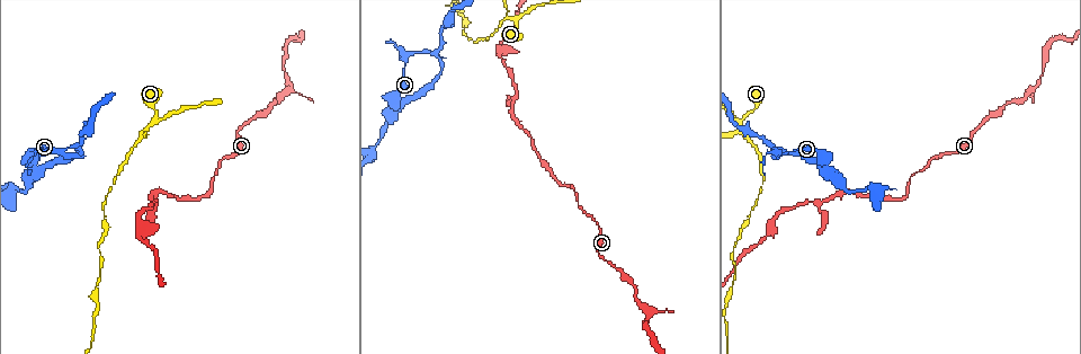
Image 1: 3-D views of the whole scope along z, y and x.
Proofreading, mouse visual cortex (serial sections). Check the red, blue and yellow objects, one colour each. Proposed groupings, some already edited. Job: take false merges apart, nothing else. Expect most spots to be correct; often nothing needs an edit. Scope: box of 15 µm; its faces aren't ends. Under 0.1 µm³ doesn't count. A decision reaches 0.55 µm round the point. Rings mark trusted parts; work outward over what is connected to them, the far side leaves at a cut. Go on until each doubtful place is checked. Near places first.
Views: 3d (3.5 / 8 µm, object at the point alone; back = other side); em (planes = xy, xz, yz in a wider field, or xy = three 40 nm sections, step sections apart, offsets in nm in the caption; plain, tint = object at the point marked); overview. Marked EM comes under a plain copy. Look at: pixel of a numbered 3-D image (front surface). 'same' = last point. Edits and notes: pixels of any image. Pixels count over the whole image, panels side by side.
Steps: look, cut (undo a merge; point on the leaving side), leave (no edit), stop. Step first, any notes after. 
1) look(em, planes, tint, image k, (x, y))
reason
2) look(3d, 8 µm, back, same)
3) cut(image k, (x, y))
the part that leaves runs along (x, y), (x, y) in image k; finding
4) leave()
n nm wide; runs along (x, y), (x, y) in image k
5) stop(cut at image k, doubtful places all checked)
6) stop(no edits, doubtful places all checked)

look(3d, 3.5 µm, image 1, (514, 21))
thick turns thin

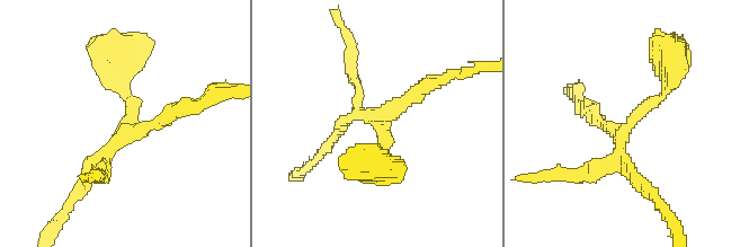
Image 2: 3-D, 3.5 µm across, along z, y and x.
look(em, planes, tint, image 2, (380, 121))
4 arms; arms of 150, 150, 200, 200 nm

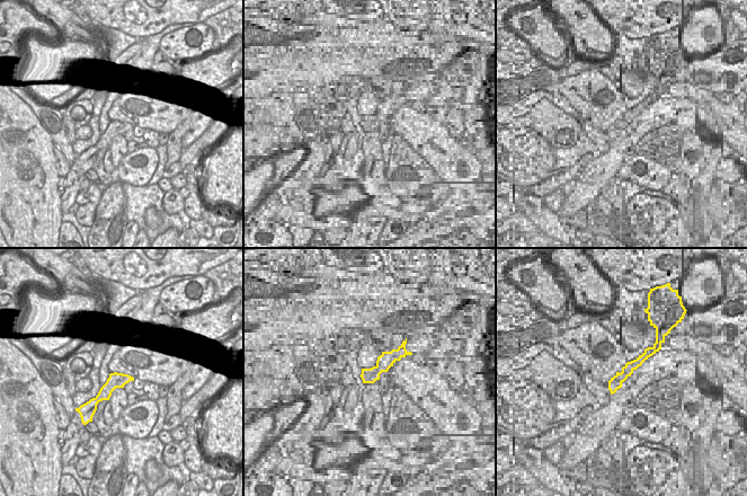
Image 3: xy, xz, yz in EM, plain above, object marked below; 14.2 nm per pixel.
leave()
220 nm wide; runs along (122, 71), (132, 120), (83, 178) in image 2; one cell here

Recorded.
look(3d, 3.5 µm, image 1, (827, 168))
sharp bend

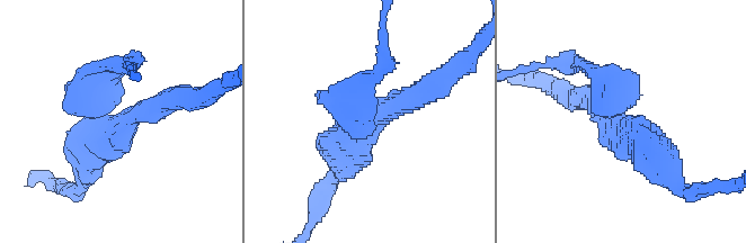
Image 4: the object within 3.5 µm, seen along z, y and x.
look(em, xy, step 1, tint, image 4, (628, 120))
3 arms; arms of 200, 300, 450 nm

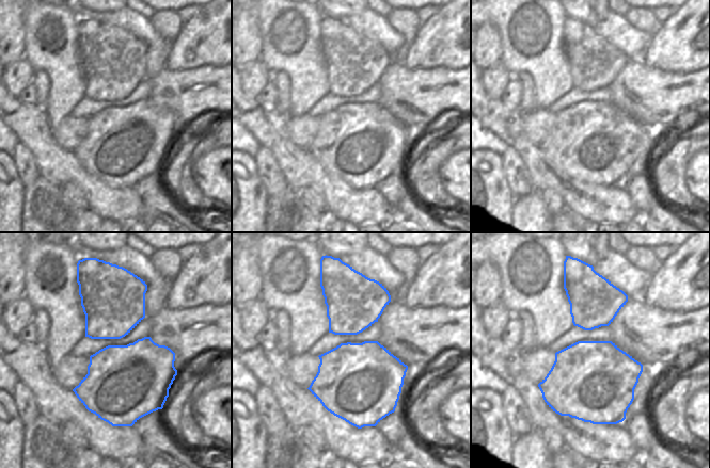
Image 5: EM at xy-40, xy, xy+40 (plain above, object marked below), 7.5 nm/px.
leave()
runs along (589, 68), (621, 88), (669, 178) in image 4; continuous, no second cell

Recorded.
look(3d, 3.5 µm, image 1, (775, 220))
sudden change in width

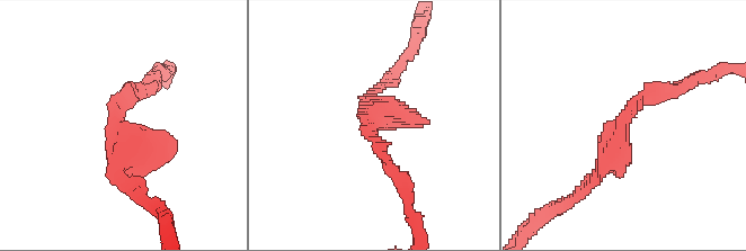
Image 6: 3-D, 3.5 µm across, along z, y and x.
look(em, xy, step 5, tint, image 6, (372, 122))

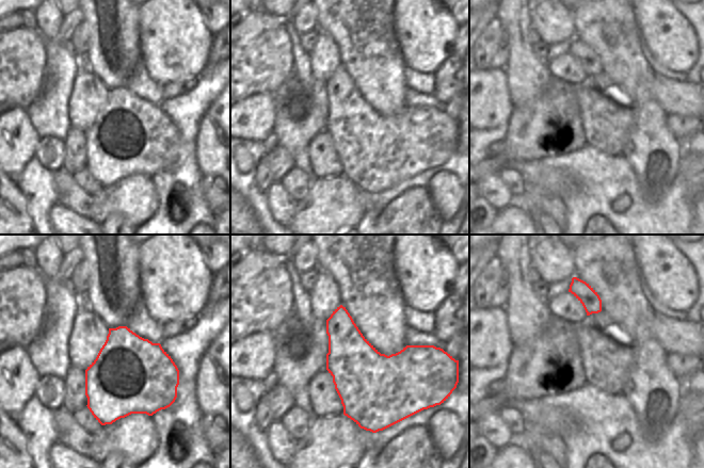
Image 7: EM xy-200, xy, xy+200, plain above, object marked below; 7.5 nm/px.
leave()
480 nm wide; runs along (677, 89), (648, 92), (591, 186) in image 6; all the same cell

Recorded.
look(3d, 3.5 µm, image 1, (764, 238))
calibre changes

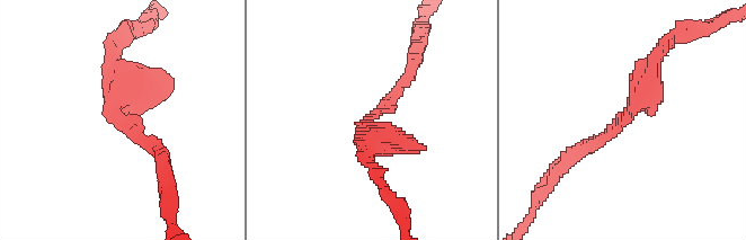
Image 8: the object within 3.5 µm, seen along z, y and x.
look(em, xy, step 1, tint, image 8, (373, 116))
shape alone is not enough

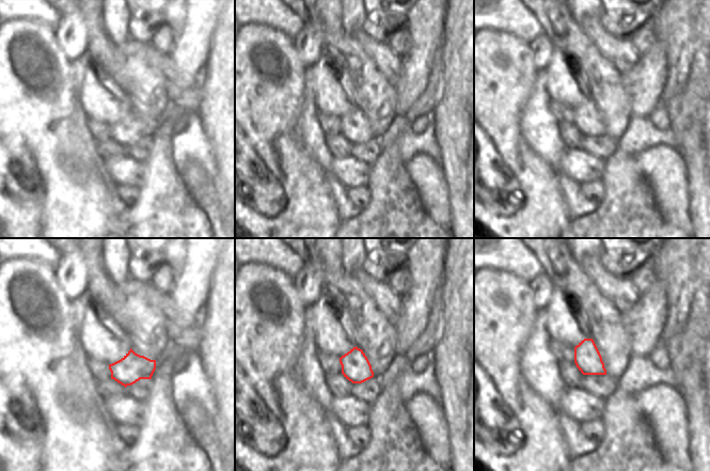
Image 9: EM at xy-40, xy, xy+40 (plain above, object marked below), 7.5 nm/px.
leave()
one cell here

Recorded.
stop(no edits, doubtful places all checked)

